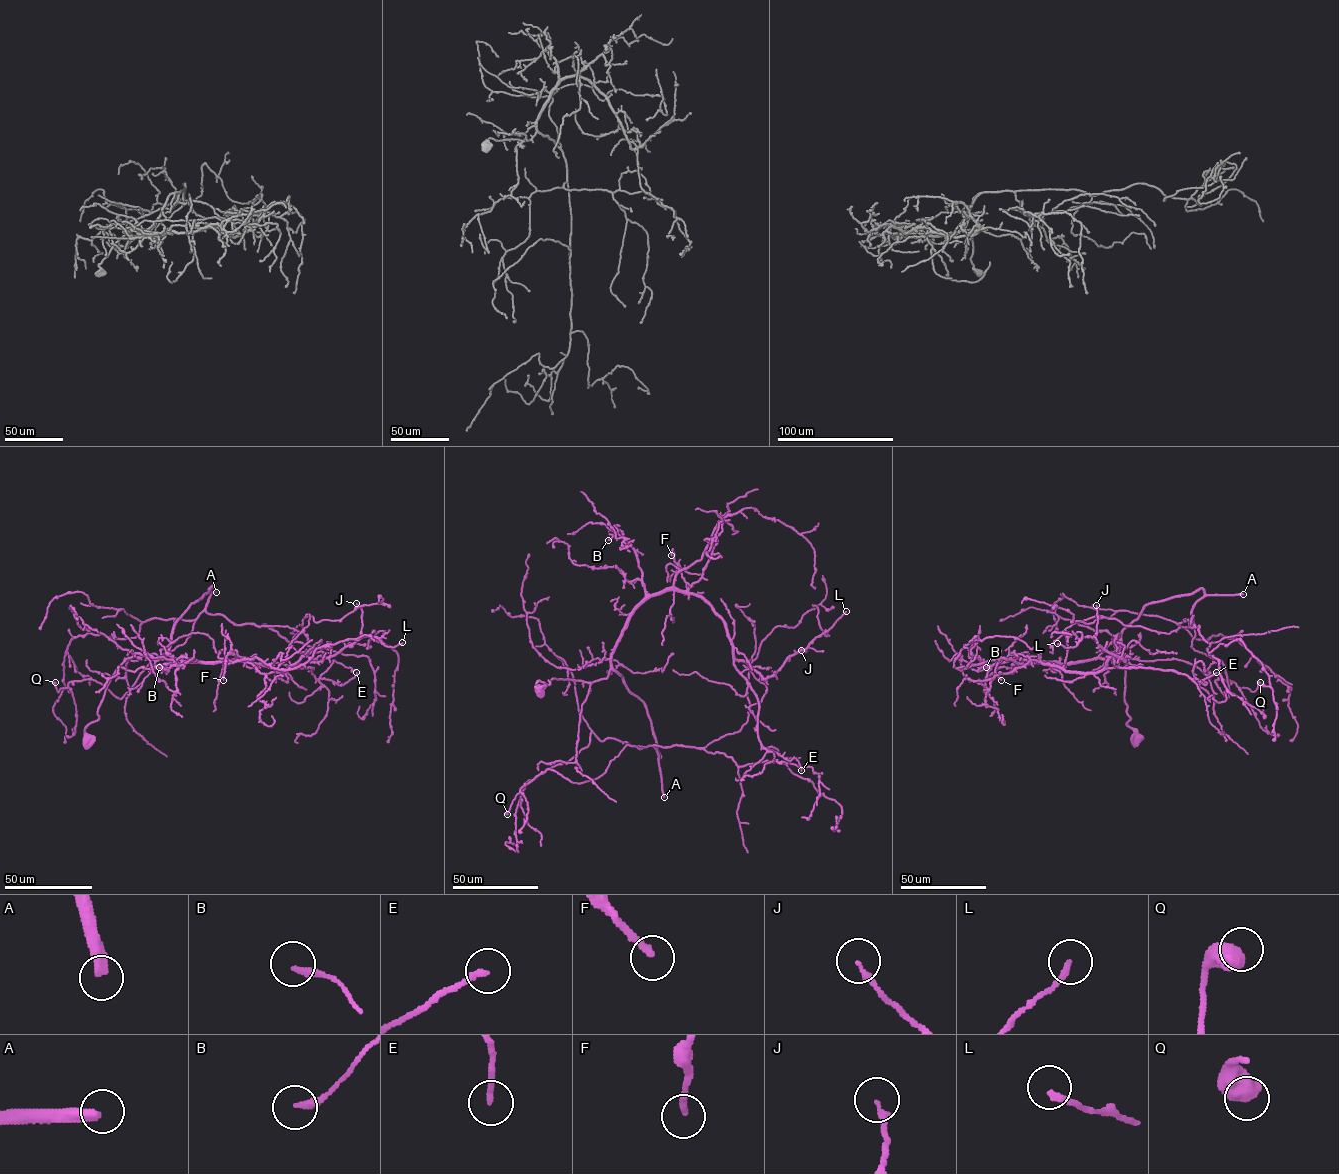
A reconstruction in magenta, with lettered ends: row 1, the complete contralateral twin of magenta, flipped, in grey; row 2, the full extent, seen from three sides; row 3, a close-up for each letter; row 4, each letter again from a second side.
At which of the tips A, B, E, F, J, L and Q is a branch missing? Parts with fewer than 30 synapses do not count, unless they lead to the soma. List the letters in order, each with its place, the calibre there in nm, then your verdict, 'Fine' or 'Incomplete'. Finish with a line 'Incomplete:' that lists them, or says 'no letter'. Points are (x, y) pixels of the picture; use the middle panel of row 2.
A: Place: (664, 797). Thickness 400 nm. Incomplete
B: Place: (608, 540). Thickness 240 nm. Fine
E: Place: (801, 770). Thickness 180 nm. Fine
F: Place: (671, 555). Thickness 200 nm. Fine
J: Place: (801, 650). Thickness 220 nm. Fine
L: Place: (846, 611). Thickness 200 nm. Fine
Q: Place: (507, 814). Thickness 700 nm. Fine
Incomplete: A

